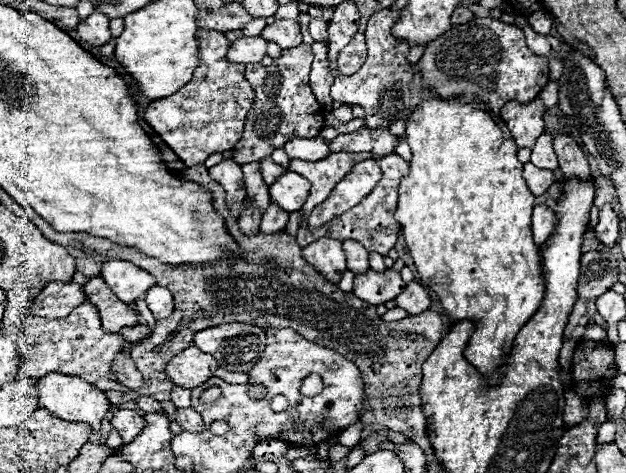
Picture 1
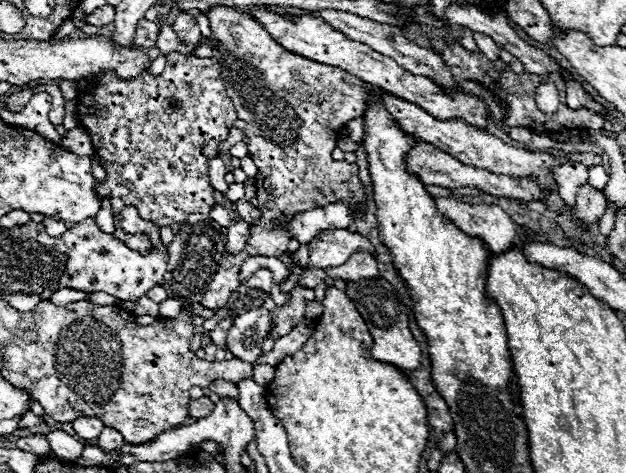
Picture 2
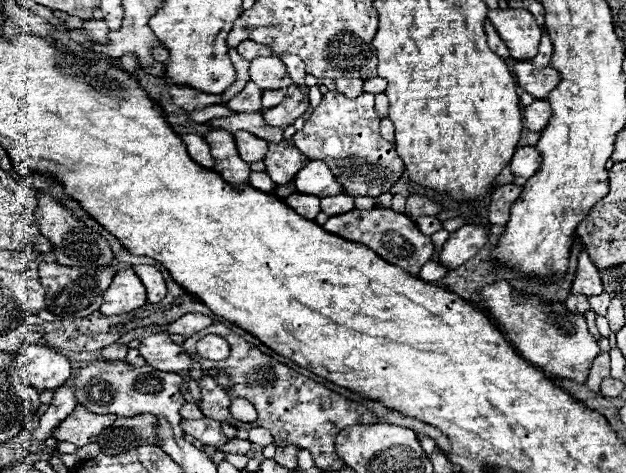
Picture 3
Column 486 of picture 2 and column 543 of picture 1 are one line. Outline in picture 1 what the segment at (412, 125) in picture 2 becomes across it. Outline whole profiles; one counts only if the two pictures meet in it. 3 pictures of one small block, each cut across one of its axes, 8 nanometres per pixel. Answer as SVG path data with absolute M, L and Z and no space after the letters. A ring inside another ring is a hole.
M542 134L536 140L536 146L532 148L532 158L530 162L536 168L544 168L544 170L556 170L558 168L558 160L552 148L552 136L550 134Z

